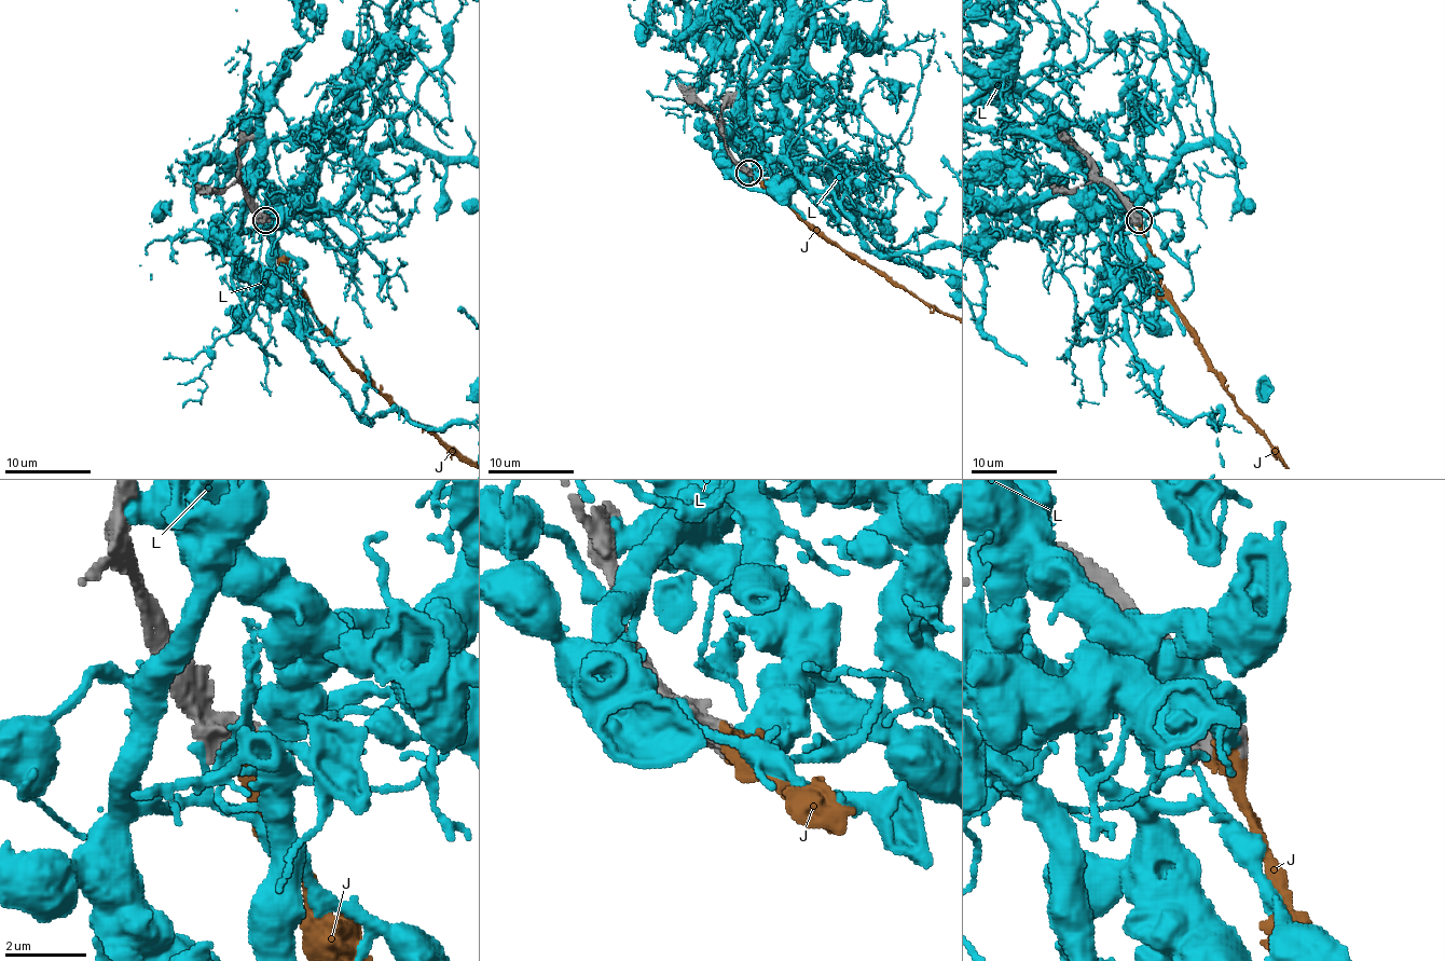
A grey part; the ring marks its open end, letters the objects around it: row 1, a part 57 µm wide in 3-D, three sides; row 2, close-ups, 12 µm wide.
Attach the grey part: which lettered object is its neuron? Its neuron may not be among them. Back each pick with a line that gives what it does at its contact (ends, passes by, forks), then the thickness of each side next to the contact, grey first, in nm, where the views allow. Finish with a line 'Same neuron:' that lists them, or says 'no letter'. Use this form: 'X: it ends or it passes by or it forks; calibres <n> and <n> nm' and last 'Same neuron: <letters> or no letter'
J: it ends; calibres 750 and 650 nm
Same neuron: J

